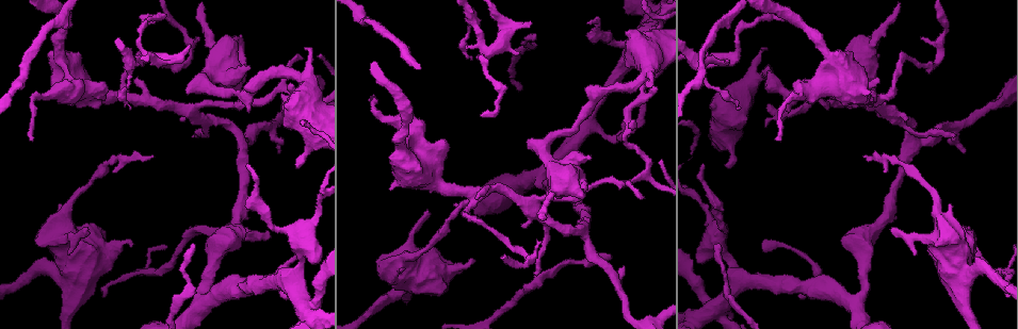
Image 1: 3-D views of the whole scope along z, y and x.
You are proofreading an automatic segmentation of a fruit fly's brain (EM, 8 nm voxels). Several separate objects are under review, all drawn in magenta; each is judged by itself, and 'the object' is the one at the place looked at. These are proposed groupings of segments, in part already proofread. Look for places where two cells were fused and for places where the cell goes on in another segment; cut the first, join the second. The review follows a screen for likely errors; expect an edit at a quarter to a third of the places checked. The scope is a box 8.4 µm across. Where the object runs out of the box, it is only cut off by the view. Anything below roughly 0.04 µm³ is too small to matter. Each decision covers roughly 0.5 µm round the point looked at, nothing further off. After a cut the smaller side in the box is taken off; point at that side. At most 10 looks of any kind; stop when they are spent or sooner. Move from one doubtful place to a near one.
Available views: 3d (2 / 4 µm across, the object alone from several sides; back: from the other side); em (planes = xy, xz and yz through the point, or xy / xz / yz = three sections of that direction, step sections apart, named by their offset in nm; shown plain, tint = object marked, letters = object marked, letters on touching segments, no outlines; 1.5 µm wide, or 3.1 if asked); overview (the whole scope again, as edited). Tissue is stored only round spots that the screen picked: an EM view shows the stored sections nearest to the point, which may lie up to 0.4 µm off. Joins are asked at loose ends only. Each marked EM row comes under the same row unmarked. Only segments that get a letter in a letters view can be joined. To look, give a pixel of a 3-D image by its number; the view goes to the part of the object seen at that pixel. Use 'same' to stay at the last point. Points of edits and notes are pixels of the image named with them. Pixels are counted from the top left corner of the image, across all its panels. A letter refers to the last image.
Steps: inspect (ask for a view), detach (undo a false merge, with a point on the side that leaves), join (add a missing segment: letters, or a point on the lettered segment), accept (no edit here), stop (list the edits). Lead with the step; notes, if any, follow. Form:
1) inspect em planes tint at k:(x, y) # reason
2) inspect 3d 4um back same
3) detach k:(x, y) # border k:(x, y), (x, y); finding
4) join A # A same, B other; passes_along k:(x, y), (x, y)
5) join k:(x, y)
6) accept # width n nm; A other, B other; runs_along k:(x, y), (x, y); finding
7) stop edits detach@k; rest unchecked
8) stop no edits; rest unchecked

inspect 3d 4um at 1:(582, 195) # stops while still wide

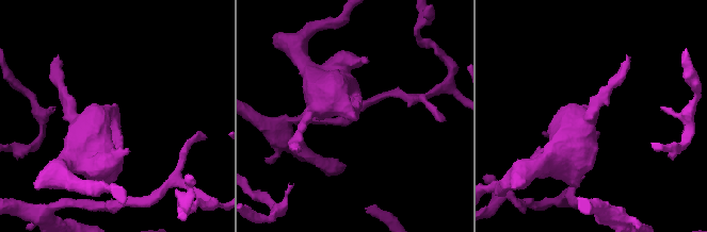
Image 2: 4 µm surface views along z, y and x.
inspect em xy step 4 tint at 2:(352, 117)

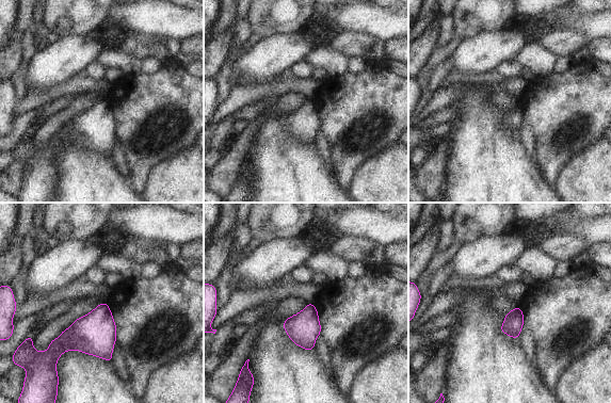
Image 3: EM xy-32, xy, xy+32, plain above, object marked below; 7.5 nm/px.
inspect em planes letters same # cut it another way

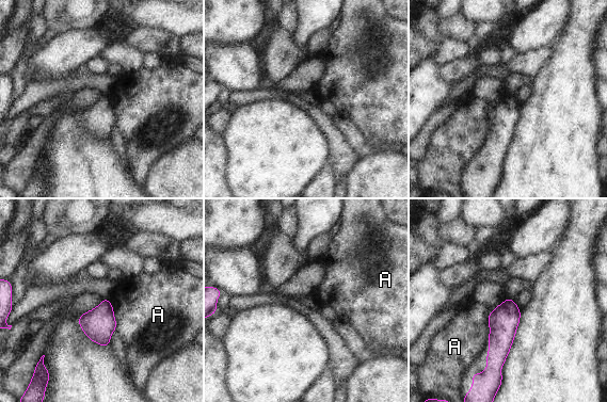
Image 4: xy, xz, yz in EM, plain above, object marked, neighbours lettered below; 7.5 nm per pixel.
accept # A other; border 4:(499, 304), (489, 314), (486, 341); none of them fits

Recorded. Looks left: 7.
inspect 3d 4um at 1:(481, 115) # an open end

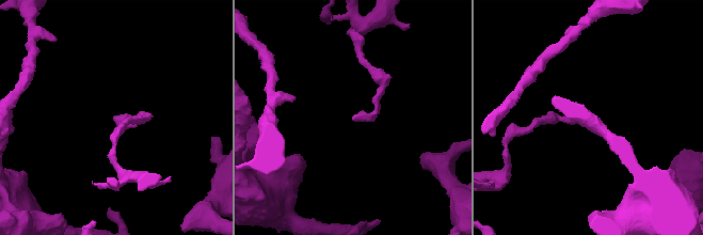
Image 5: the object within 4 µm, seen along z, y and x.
inspect em planes tint at 5:(116, 116)

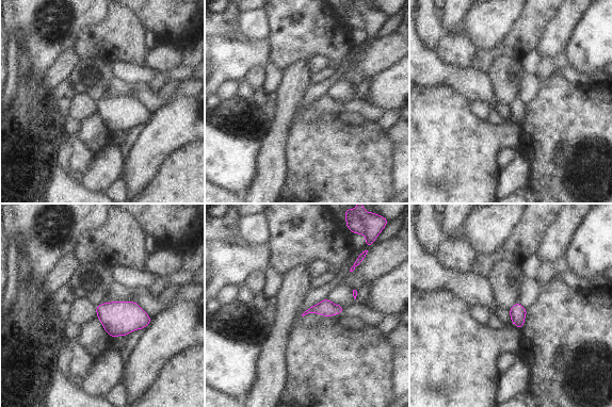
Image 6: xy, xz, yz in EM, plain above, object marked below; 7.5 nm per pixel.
inspect em planes letters same # what lies round it

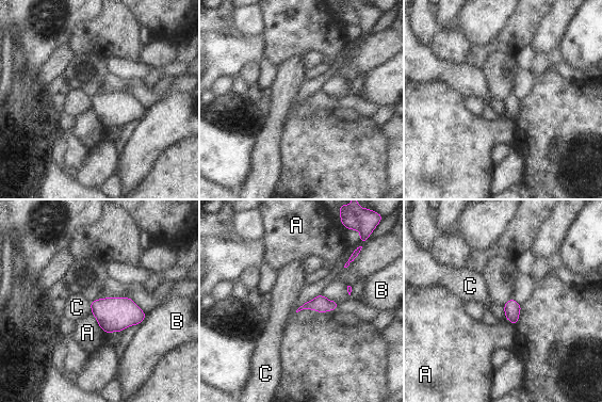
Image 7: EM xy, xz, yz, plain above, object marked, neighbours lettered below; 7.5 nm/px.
accept # A other, B other, C other; border 7:(503, 305), (505, 317); no lettered segment goes on from it

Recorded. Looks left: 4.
inspect 3d 2um at 1:(732, 54) # branch point

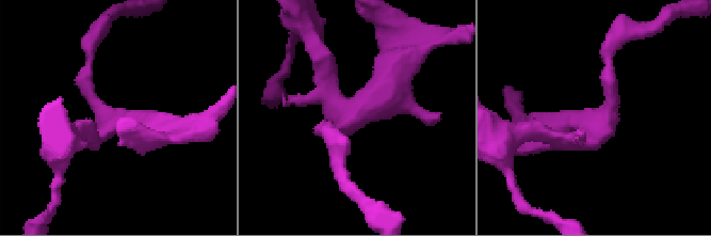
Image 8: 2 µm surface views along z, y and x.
inspect em planes tint at 8:(356, 114)

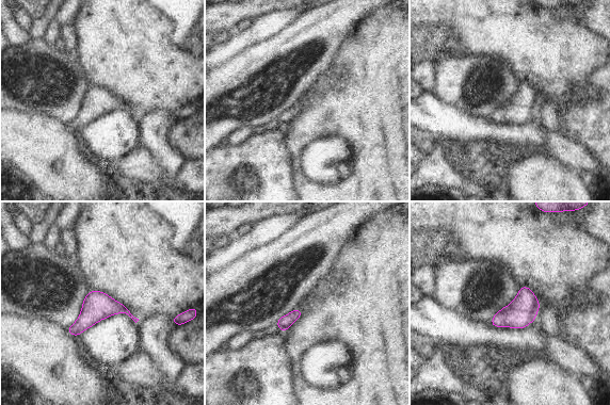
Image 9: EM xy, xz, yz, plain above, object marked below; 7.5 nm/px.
inspect em planes letters same # what lies round it

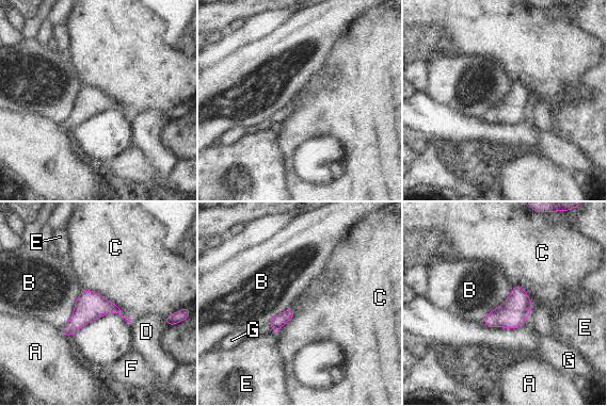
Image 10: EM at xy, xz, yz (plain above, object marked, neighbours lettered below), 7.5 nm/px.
accept # A other, B other, C other, D other, E other, F other, G other; border 10:(84, 290), (72, 317), (59, 329); all the same cell

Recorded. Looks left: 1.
stop no edits; rest unchecked

